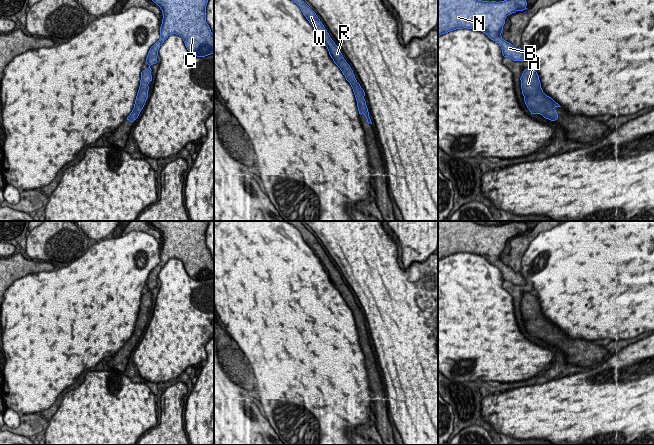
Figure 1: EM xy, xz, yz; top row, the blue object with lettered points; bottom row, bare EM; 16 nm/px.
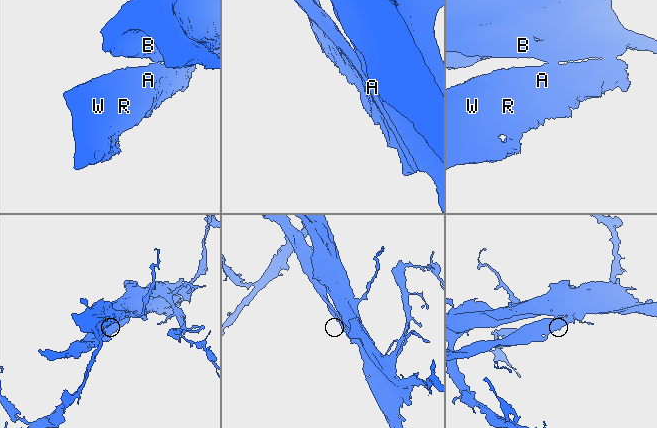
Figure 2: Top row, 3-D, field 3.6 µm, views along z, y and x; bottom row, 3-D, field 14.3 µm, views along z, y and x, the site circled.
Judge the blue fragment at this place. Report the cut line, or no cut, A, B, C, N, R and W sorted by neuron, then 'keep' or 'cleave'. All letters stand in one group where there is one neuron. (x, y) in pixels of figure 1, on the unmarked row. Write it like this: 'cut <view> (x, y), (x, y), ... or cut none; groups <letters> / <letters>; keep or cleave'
cut yz (537, 309), (536, 320), (541, 325), (541, 331), (553, 333); groups A R W / B C N; cleave

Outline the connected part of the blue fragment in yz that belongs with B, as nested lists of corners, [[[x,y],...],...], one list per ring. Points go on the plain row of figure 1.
[[[438,221],[438,260],[463,252],[481,255],[499,268],[504,281],[526,285],[528,282],[521,272],[515,272],[501,260],[506,241],[527,233],[526,230],[522,221],[499,226],[474,221]]]

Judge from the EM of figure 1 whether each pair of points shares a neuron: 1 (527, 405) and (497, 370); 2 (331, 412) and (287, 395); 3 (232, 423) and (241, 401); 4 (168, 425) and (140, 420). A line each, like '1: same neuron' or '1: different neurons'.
1: different neurons
2: same neuron
3: same neuron
4: different neurons

